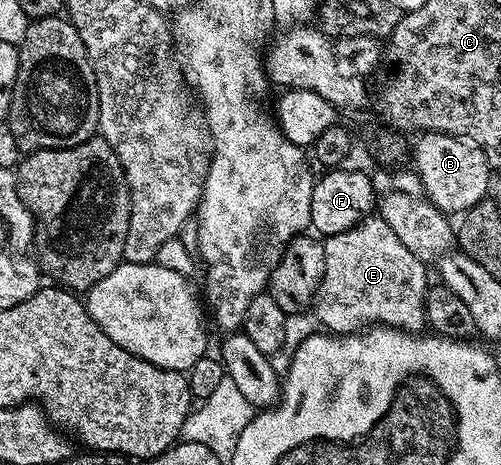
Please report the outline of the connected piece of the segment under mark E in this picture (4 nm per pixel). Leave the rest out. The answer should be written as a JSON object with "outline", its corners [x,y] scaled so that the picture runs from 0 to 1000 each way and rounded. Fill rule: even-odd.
{"outline":[[[737,467],[691,501],[657,505],[645,516],[647,598],[627,637],[627,675],[663,716],[711,716],[745,699],[790,703],[796,712],[838,716],[848,710],[854,684],[846,641],[854,637],[858,602],[850,566],[826,553],[810,529],[794,518],[792,503],[770,475]]]}

